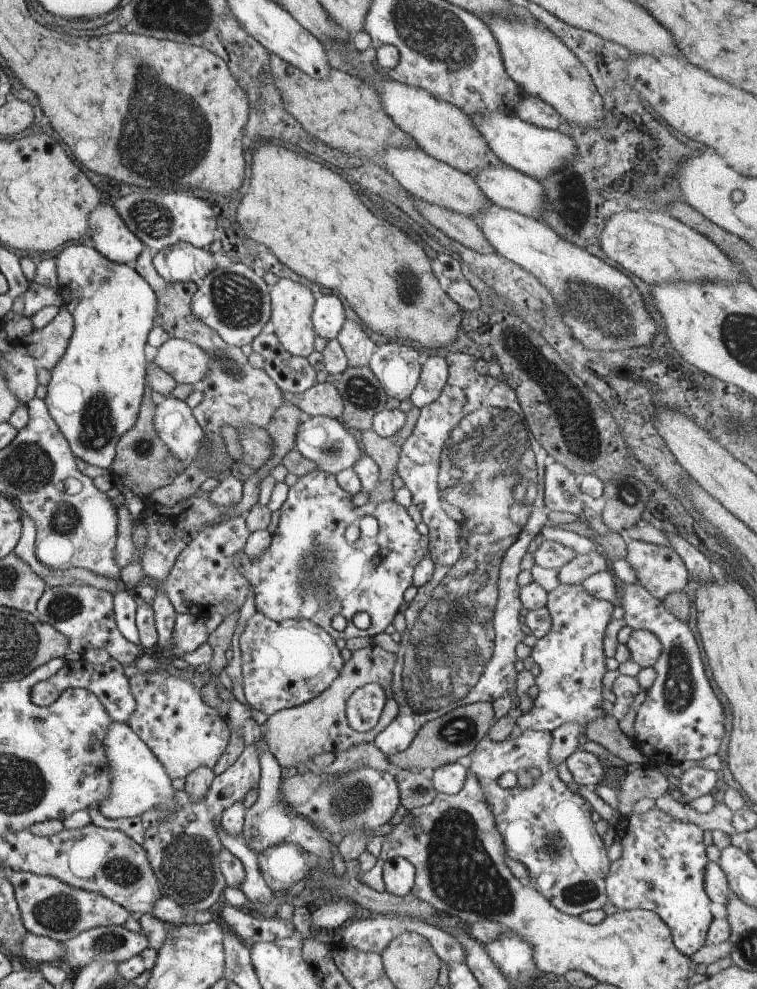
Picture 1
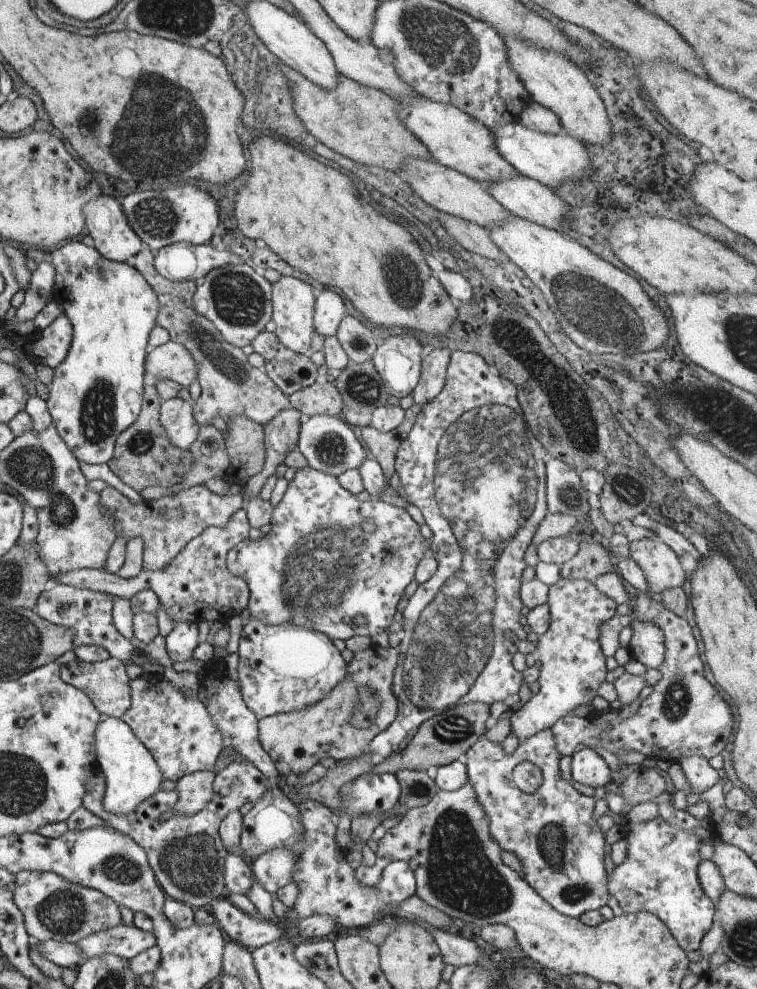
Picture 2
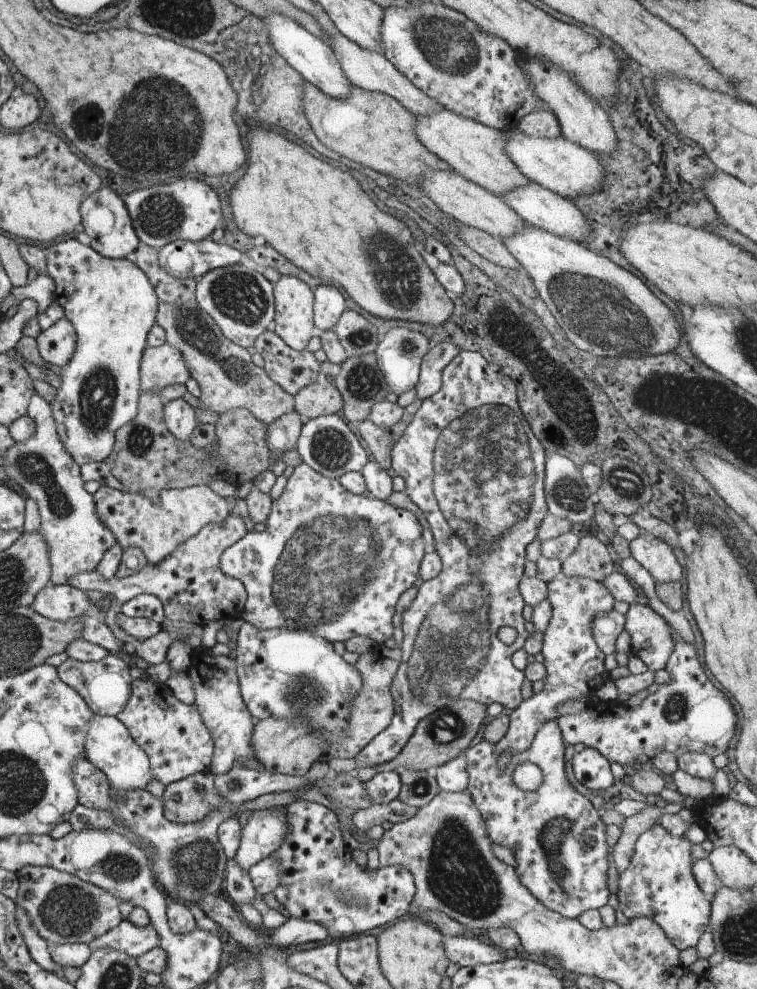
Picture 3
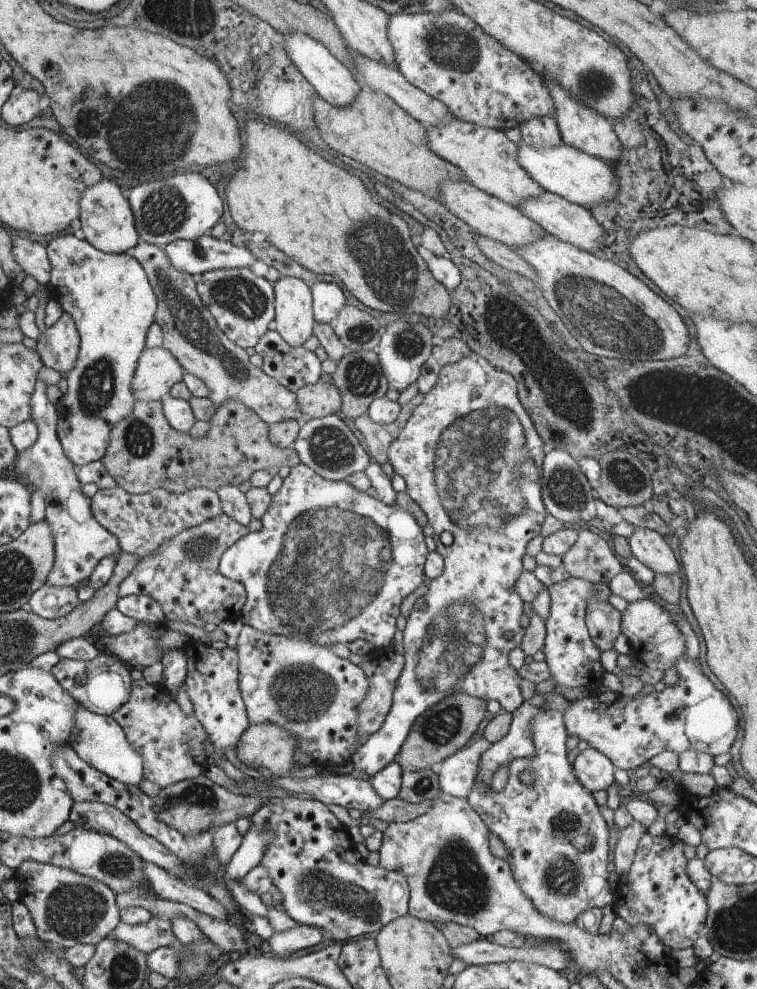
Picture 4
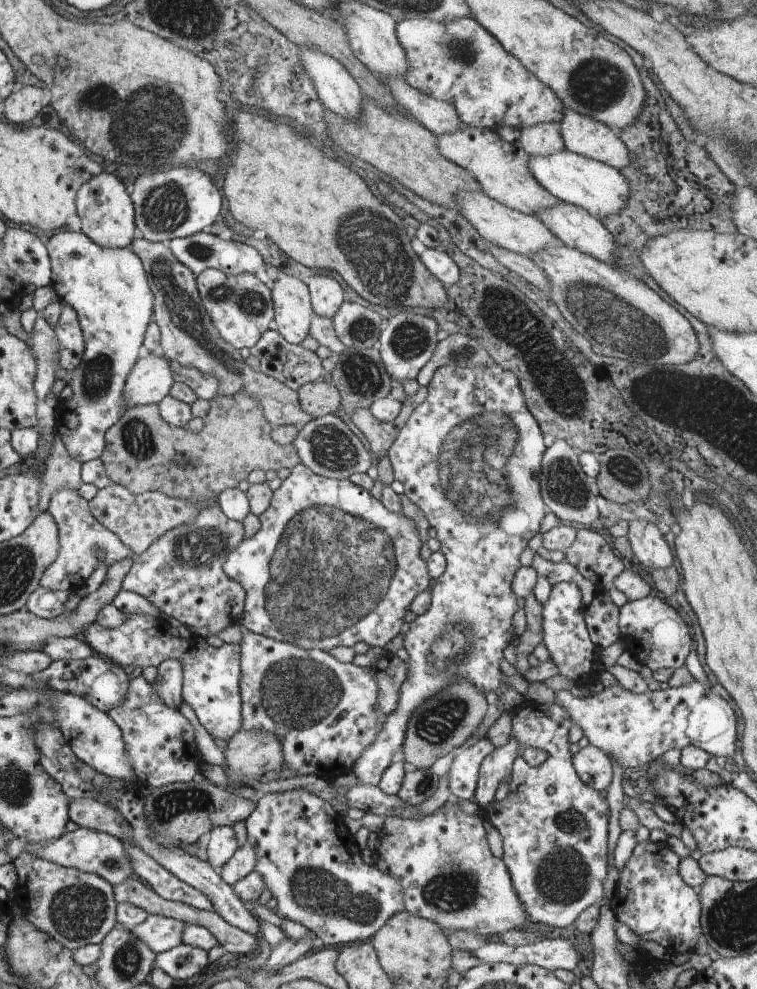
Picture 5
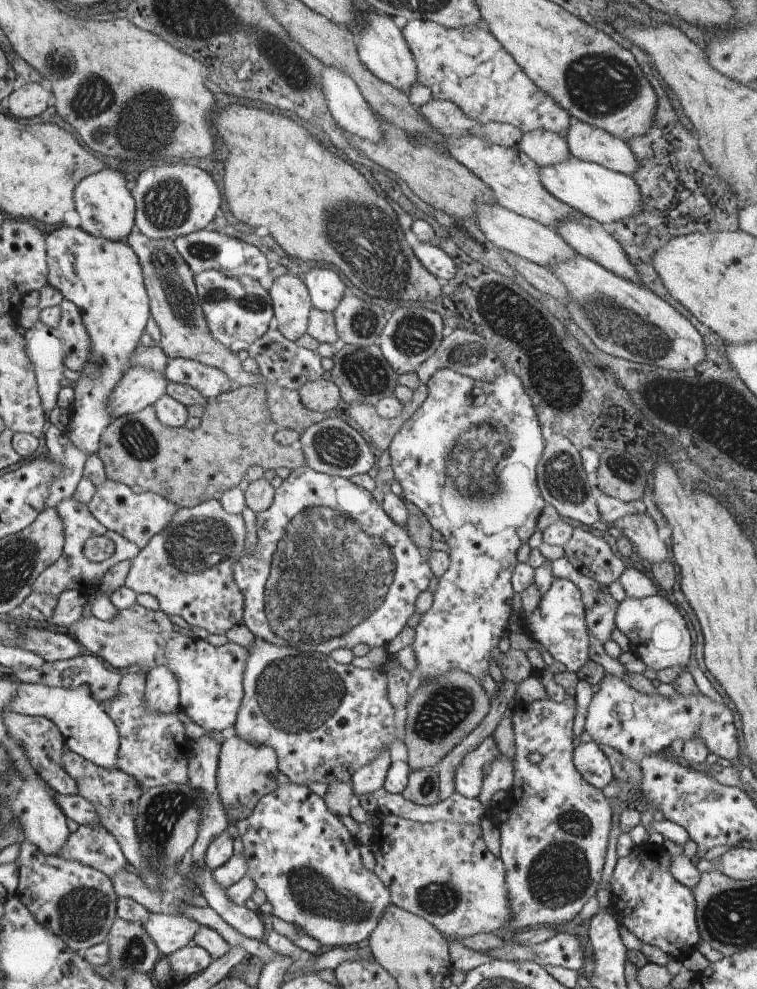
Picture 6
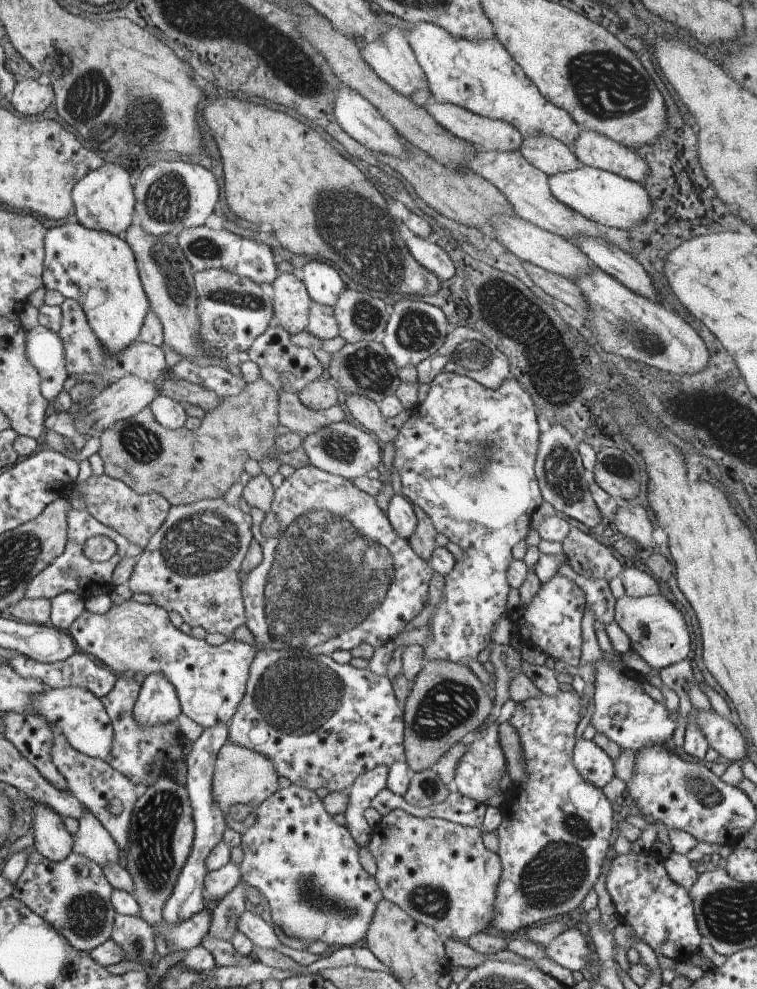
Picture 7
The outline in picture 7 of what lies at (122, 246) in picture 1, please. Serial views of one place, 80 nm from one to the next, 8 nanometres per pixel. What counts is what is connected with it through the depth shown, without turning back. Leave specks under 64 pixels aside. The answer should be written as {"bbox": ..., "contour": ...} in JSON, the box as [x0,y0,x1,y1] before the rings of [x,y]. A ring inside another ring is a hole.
{"bbox":[73,163,134,236],"contour":[[[106,163],[100,168],[90,171],[84,179],[73,188],[73,203],[75,214],[80,224],[86,228],[103,230],[123,236],[131,225],[134,212],[134,193],[130,184],[130,174],[116,164]]]}

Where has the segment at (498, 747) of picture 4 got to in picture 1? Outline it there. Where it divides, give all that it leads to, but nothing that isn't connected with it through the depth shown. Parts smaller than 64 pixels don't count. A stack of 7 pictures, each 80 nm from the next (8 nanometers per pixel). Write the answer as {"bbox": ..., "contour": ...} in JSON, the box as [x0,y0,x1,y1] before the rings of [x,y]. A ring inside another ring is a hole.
{"bbox":[515,583,615,732],"contour":[[[560,583],[547,593],[546,608],[552,626],[531,650],[534,662],[540,667],[540,674],[535,678],[539,692],[532,708],[515,721],[523,732],[552,732],[570,721],[576,721],[585,728],[589,722],[606,713],[601,706],[602,678],[607,672],[603,638],[615,606],[607,600],[592,596],[581,584]]]}

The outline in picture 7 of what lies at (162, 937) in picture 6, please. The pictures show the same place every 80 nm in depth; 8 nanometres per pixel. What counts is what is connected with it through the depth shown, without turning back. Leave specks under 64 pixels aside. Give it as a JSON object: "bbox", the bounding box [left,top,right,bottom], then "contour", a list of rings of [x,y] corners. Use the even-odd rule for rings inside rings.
{"bbox":[153,907,212,950],"contour":[[[207,907],[184,922],[169,925],[162,920],[153,928],[155,934],[163,936],[164,942],[170,950],[191,949],[202,944],[205,936],[209,934],[209,927],[212,925],[211,914],[211,907]]]}

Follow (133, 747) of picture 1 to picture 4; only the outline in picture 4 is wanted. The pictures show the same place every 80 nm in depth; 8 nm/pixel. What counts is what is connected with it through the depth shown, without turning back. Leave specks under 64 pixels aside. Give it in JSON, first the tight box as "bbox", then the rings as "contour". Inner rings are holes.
{"bbox":[71,703,144,786],"contour":[[[78,703],[76,736],[74,736],[74,743],[71,744],[71,747],[84,762],[121,783],[139,786],[144,779],[142,757],[128,742],[120,724],[110,715],[93,713]]]}

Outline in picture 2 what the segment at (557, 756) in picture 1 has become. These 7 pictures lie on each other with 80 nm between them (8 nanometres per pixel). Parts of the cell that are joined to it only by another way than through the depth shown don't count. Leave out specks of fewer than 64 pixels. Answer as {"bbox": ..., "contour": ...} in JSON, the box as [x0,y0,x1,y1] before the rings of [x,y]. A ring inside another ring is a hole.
{"bbox":[551,592,734,762],"contour":[[[639,592],[637,596],[635,594],[632,596],[630,606],[632,611],[635,612],[637,619],[657,624],[663,630],[666,652],[665,659],[658,669],[662,673],[662,678],[658,681],[658,684],[653,686],[653,692],[642,701],[637,713],[625,719],[618,716],[616,720],[612,721],[611,727],[608,727],[606,719],[603,720],[600,717],[596,717],[595,715],[597,714],[594,713],[591,716],[582,718],[573,714],[564,715],[560,720],[557,720],[554,726],[551,726],[551,729],[554,733],[559,753],[561,756],[572,756],[574,748],[584,744],[584,746],[590,748],[608,750],[608,752],[614,753],[619,759],[621,753],[629,750],[642,752],[649,759],[656,760],[664,757],[670,762],[678,762],[680,758],[692,755],[710,759],[712,756],[720,754],[726,748],[728,738],[732,736],[732,726],[734,726],[732,710],[728,703],[722,699],[720,692],[704,676],[704,666],[698,655],[698,646],[696,645],[696,639],[692,635],[690,625],[688,625],[685,618],[676,616],[662,603],[650,600],[643,592]]]}

